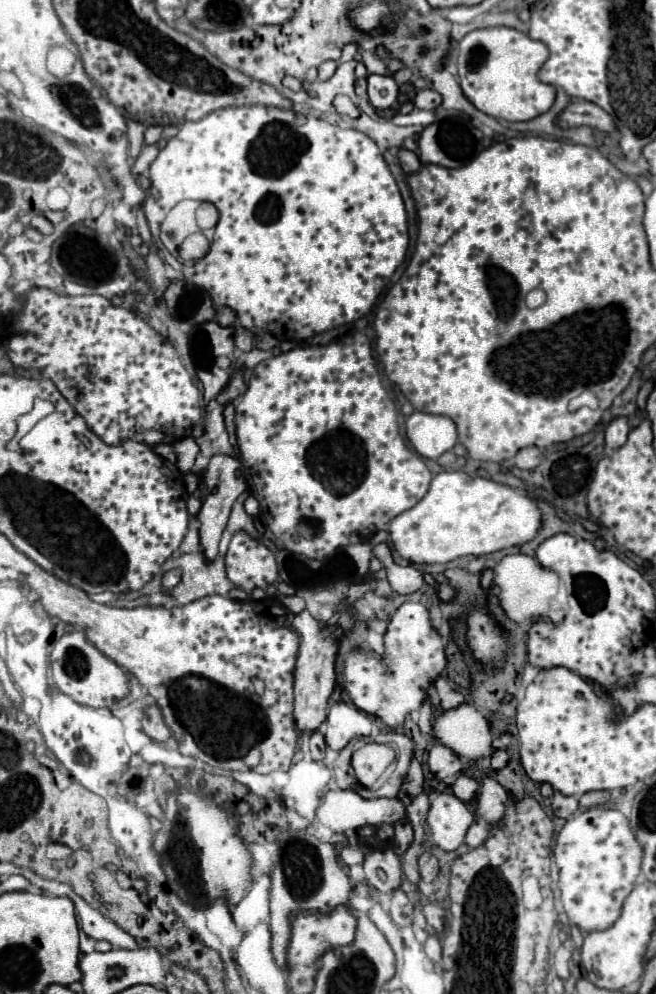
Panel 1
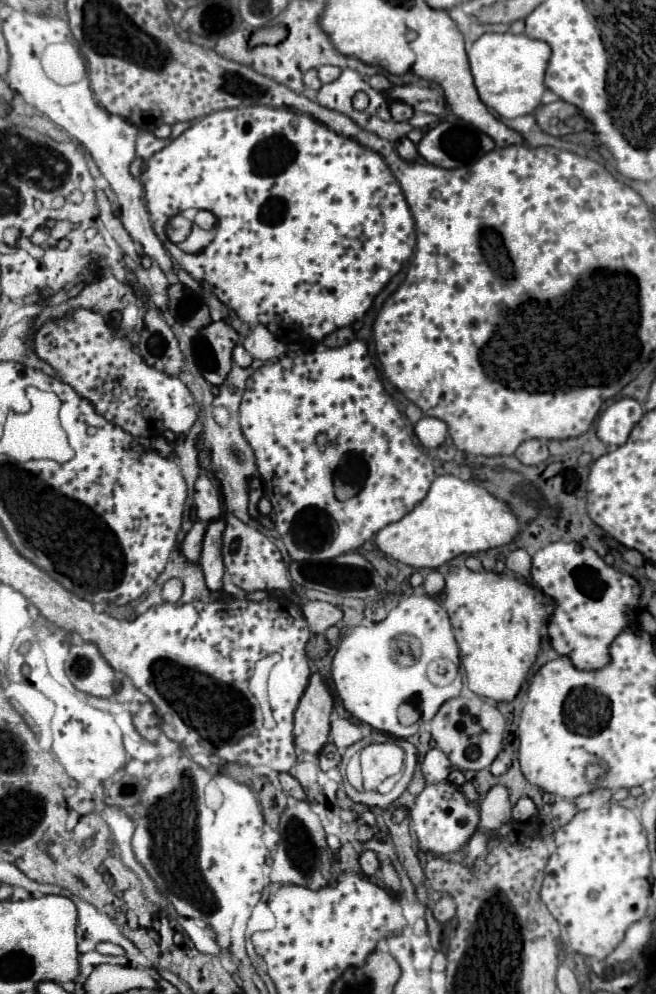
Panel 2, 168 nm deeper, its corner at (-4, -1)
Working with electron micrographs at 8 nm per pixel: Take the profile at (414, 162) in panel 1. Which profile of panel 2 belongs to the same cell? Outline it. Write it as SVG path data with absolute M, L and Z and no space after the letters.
M401 138L397 142L397 152L405 160L417 160L417 146L409 138Z

